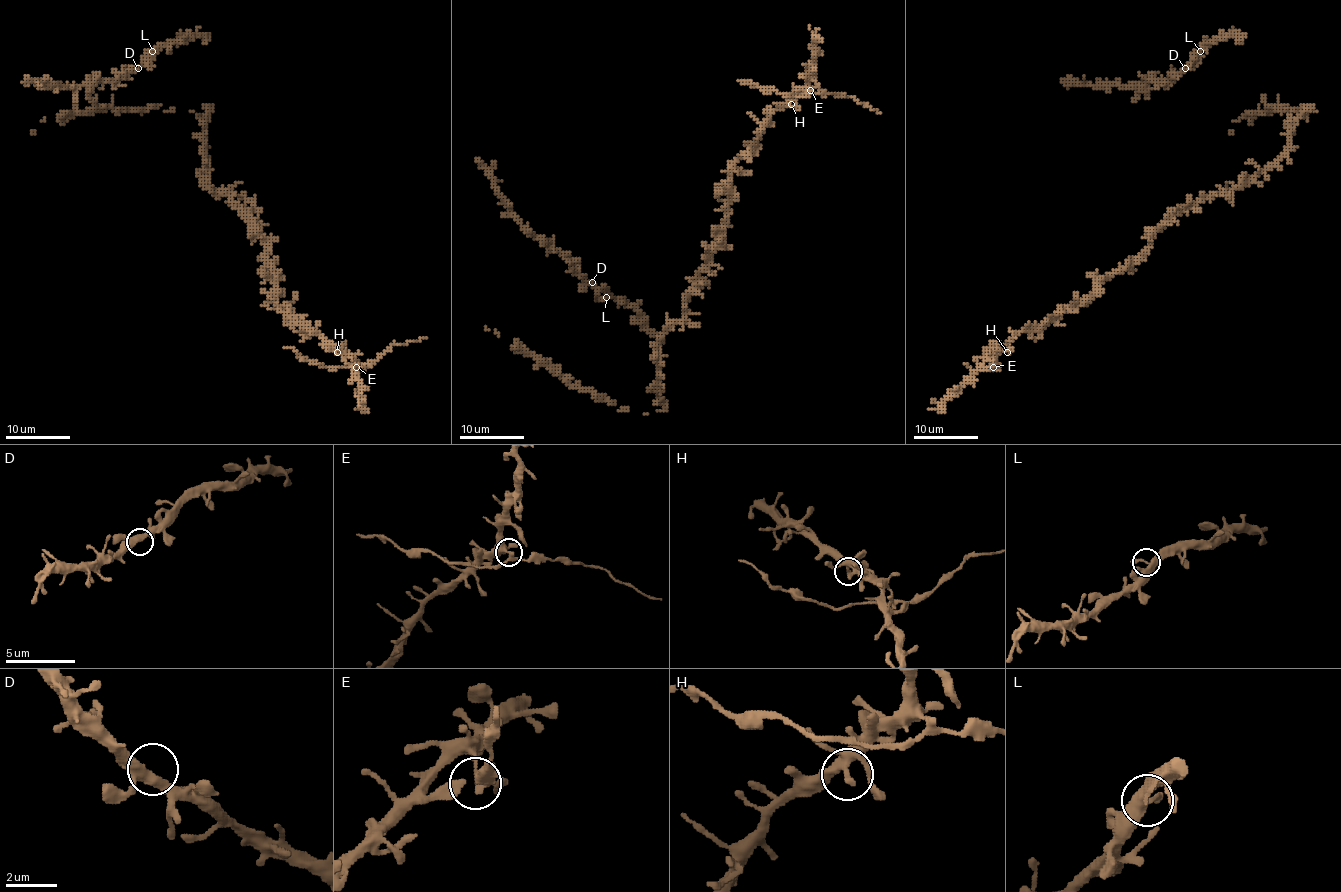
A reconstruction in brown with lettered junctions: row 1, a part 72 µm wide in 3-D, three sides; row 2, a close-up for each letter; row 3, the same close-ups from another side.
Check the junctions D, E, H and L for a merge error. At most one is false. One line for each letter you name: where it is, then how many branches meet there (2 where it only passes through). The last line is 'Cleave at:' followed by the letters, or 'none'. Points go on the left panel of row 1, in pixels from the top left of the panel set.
E: (356, 367) | 3
Cleave at: E

